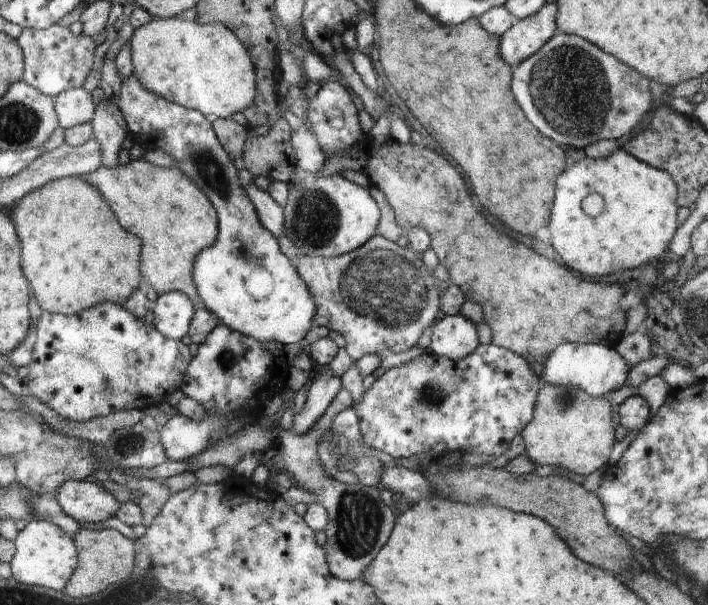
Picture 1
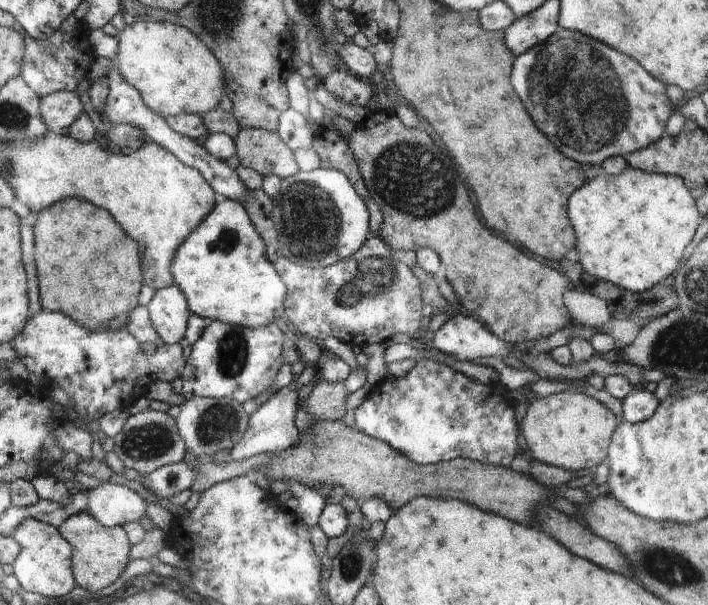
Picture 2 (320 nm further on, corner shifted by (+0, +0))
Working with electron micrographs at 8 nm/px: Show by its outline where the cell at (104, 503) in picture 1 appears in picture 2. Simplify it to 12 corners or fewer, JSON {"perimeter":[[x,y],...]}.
{"perimeter":[[117,483],[88,490],[87,510],[106,527],[138,523],[148,507]]}

